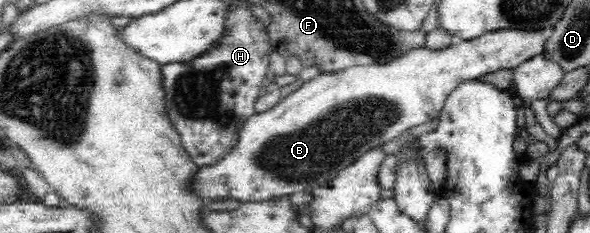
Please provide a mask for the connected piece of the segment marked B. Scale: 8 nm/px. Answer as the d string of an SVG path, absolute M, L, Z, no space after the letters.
M507 28L506 30L499 30L489 32L481 35L481 37L470 39L469 41L454 40L449 43L447 47L443 49L429 49L425 46L415 47L411 51L407 51L406 54L400 55L398 58L392 59L390 62L383 63L383 65L365 65L365 66L353 66L346 67L338 72L322 72L322 74L316 76L314 79L303 82L297 91L287 95L287 97L281 99L279 103L276 103L271 109L264 111L263 113L254 113L249 119L247 119L238 132L237 141L230 151L227 151L217 162L211 163L210 166L198 168L198 173L194 175L193 186L191 191L195 196L203 199L206 203L216 199L238 199L240 202L259 202L264 200L274 200L282 198L283 196L289 196L291 193L297 193L298 191L311 192L314 187L319 187L323 183L330 182L331 179L337 177L339 171L349 167L351 163L359 159L361 155L365 155L367 151L373 150L374 147L384 145L387 141L395 139L395 137L401 135L401 133L410 127L417 127L417 125L423 125L428 121L433 121L435 117L440 115L440 111L443 109L447 97L451 95L454 89L463 80L477 80L481 76L499 71L499 70L513 70L519 64L531 59L533 56L539 55L543 52L543 43L548 34L538 29L535 32L521 31L519 28Z

